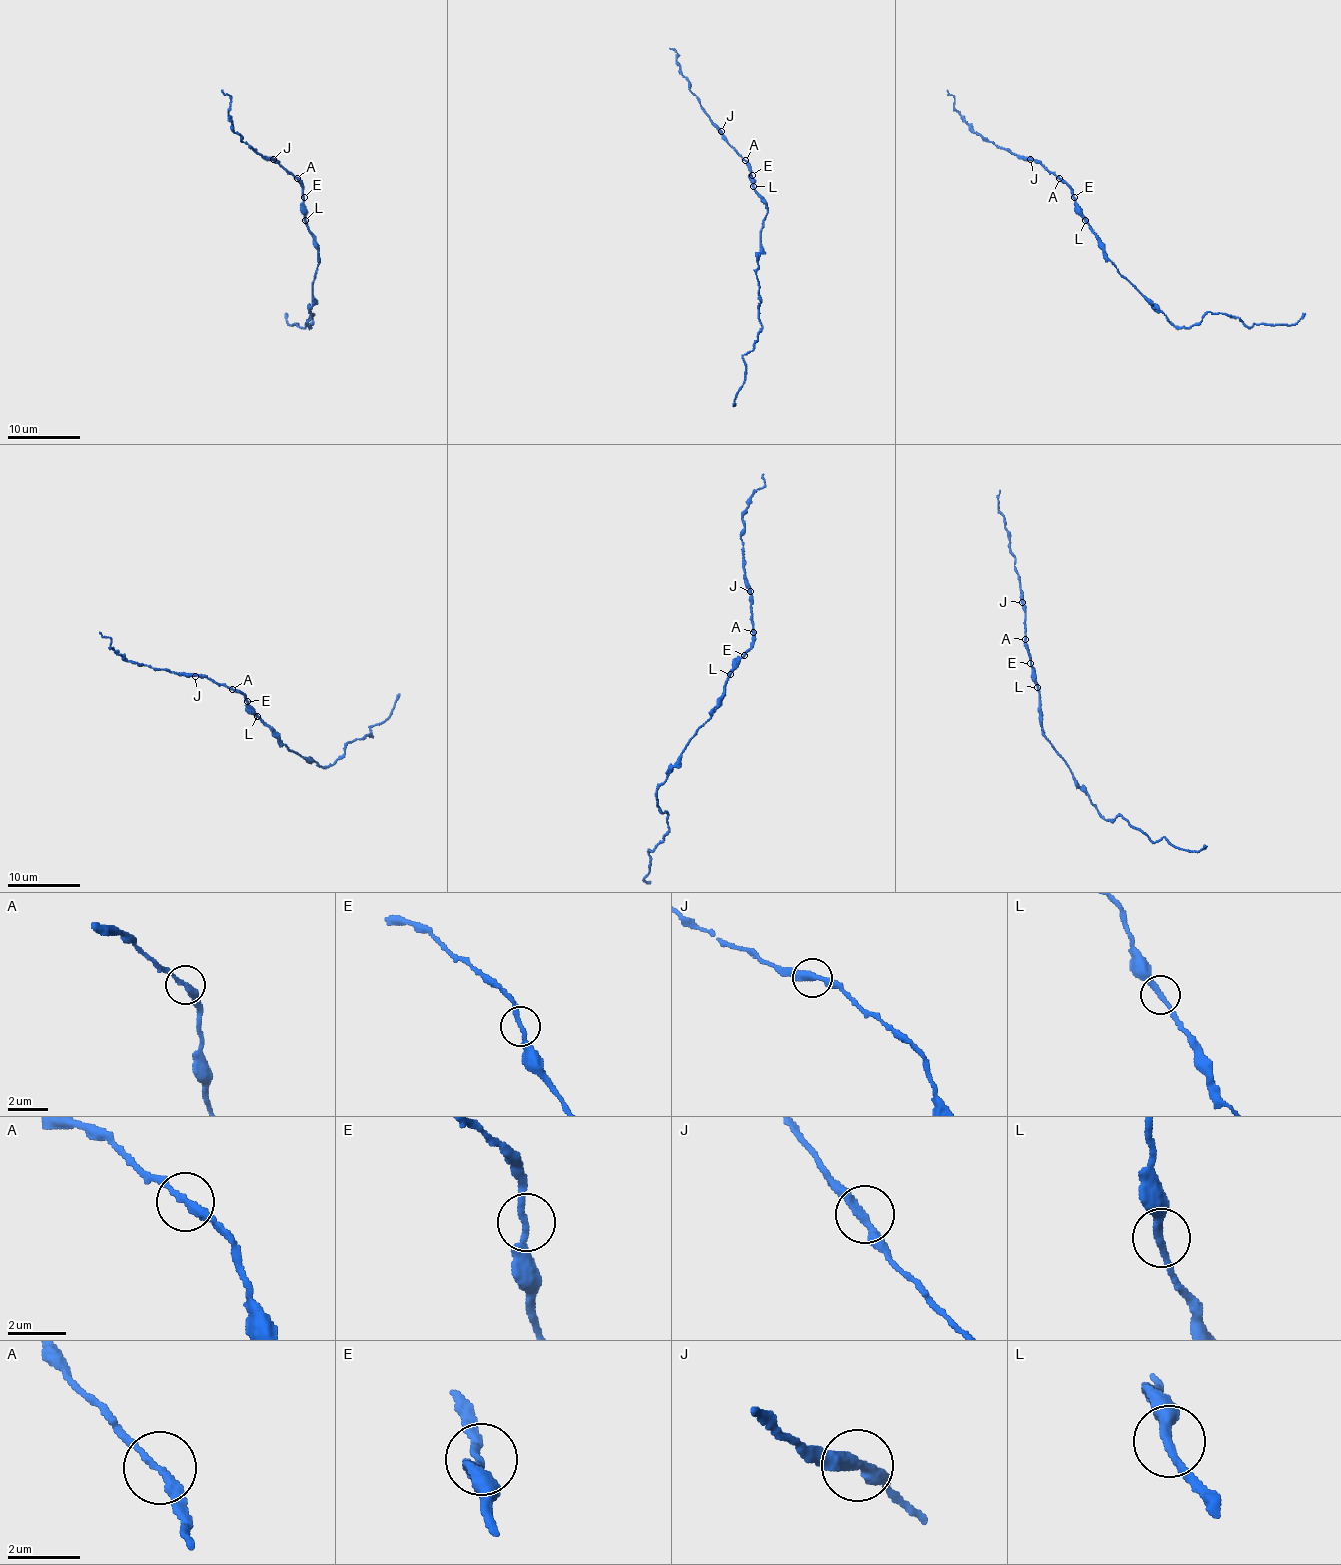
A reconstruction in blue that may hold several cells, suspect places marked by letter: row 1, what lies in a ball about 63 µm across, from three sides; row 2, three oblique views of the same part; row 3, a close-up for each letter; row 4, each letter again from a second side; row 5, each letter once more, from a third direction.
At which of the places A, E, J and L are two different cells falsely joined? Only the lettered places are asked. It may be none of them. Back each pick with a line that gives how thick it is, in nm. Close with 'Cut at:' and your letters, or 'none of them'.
L: Thickness 260 nm
Cut at: L

